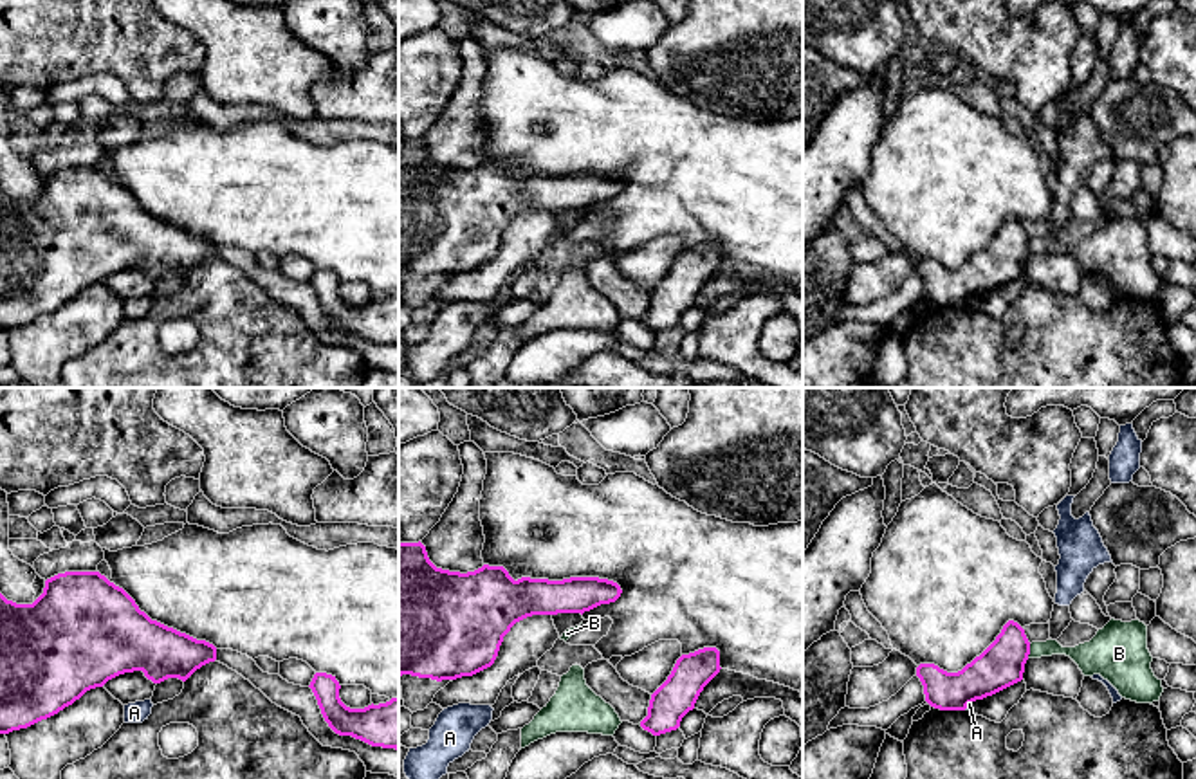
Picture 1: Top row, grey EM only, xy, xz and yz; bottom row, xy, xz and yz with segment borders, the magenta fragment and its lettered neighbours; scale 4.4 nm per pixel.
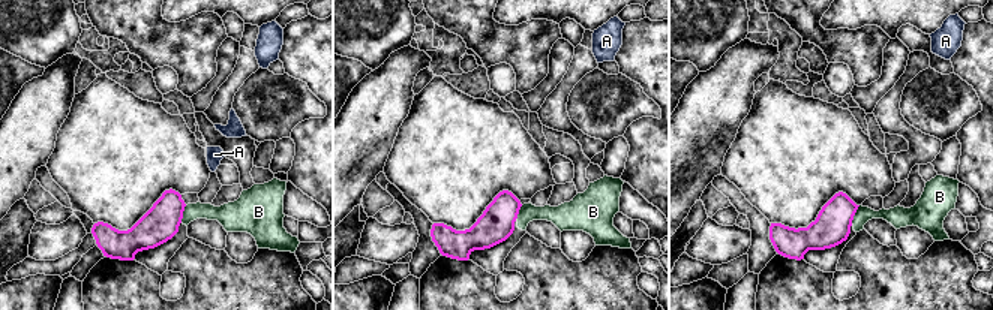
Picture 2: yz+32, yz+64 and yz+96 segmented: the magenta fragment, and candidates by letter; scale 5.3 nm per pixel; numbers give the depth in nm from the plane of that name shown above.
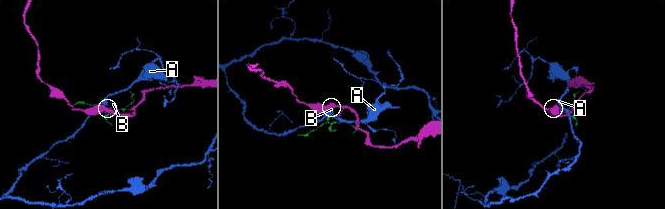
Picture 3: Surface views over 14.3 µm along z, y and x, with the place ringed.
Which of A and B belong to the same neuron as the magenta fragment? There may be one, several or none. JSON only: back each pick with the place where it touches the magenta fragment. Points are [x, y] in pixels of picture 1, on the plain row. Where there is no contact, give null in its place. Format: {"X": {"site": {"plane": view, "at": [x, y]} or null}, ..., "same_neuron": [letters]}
{"same_neuron": []}

